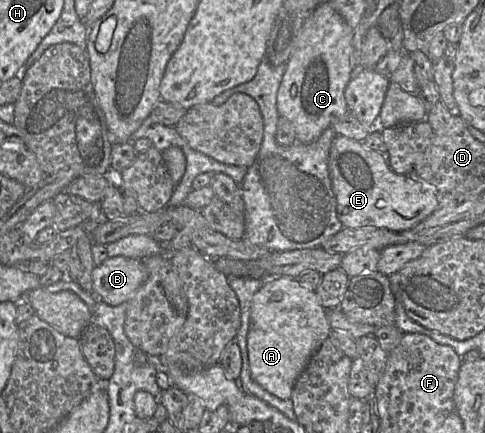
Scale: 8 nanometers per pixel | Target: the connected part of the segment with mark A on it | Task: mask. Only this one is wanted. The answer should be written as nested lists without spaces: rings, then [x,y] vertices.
[[[289,276],[265,281],[253,296],[247,335],[248,360],[252,379],[272,395],[282,400],[290,399],[298,377],[322,343],[329,338],[331,331],[328,310],[322,306],[315,291],[304,286],[299,279]]]

